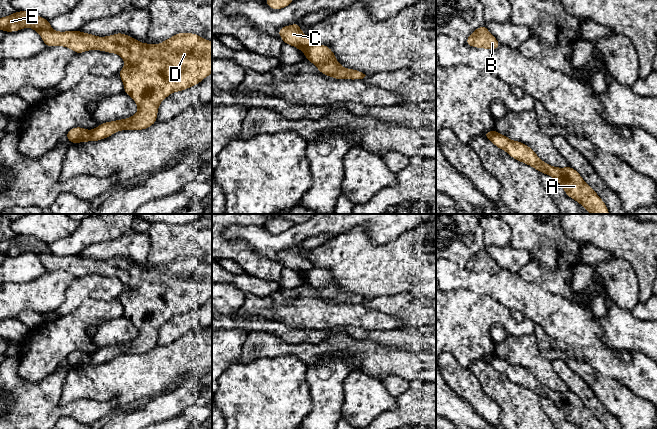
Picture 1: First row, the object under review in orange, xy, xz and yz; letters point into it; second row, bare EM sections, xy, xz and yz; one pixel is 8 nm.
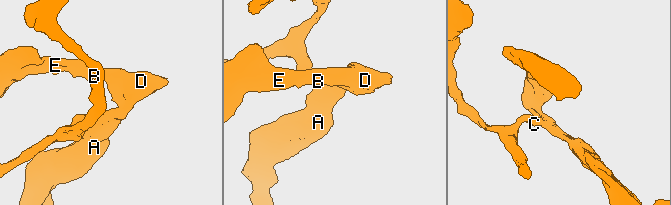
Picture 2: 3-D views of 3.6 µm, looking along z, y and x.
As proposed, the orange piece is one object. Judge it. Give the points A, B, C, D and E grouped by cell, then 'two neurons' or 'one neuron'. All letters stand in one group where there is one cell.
A B D E / C | two neurons

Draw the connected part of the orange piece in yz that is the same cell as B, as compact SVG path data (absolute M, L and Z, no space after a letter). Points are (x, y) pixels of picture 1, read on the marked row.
M485 24L469 35L465 42L468 46L496 50L500 47L497 39L488 31Z

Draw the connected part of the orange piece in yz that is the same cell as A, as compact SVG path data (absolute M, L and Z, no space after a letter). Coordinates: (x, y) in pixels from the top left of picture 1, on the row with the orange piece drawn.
M493 130L490 140L512 158L553 177L563 187L567 196L580 203L590 214L609 214L606 204L572 167L551 166L543 162L532 148L522 142L512 141L496 130Z

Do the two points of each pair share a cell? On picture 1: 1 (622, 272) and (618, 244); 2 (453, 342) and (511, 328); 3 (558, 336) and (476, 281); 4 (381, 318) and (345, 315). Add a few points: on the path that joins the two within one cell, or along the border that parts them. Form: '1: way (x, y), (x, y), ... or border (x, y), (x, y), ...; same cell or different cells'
1: border (617, 258), (623, 258), (631, 266), (636, 276); different cells
2: way (467, 328), (476, 319), (497, 319); same cell
3: way (541, 315), (521, 295), (506, 287), (497, 286); same cell
4: way (372, 318), (354, 315); same cell

